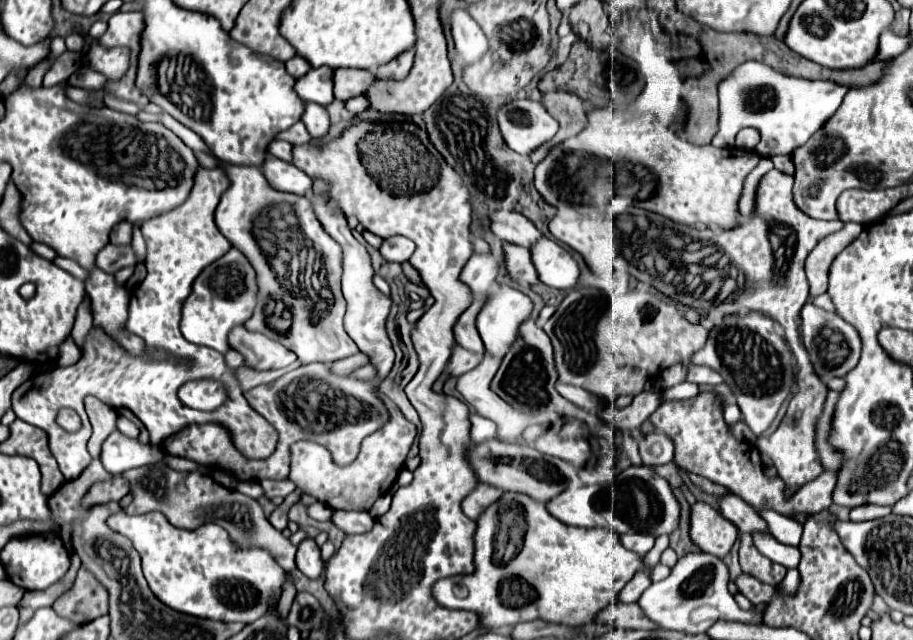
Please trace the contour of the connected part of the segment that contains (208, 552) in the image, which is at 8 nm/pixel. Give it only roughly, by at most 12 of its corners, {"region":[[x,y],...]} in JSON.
{"region":[[162,513],[107,520],[170,609],[254,623],[286,571],[206,523]]}

